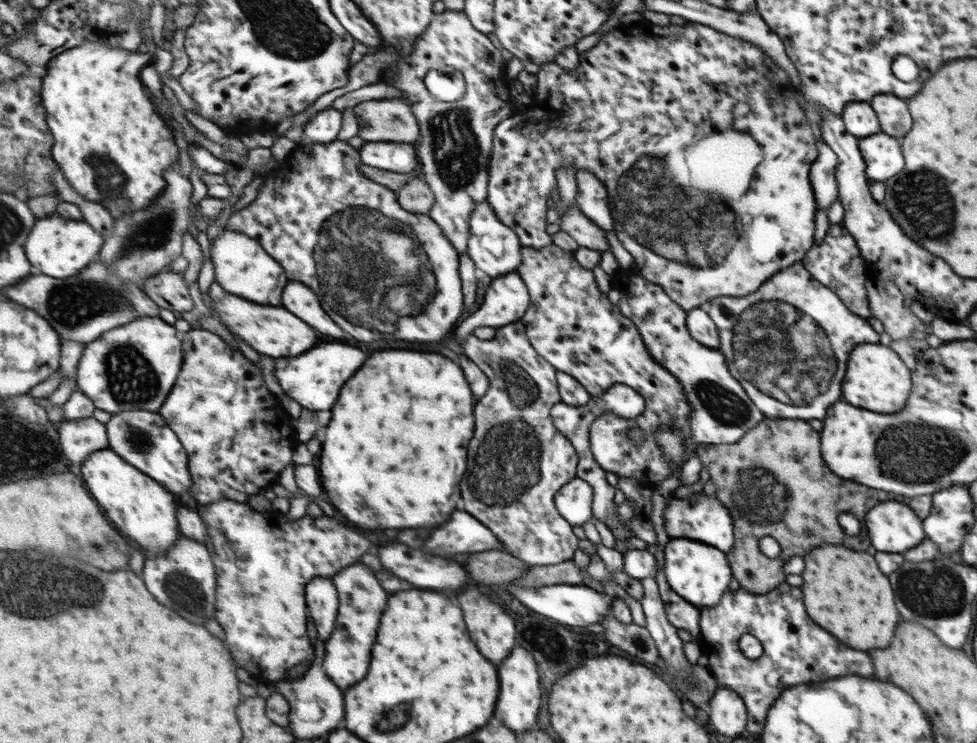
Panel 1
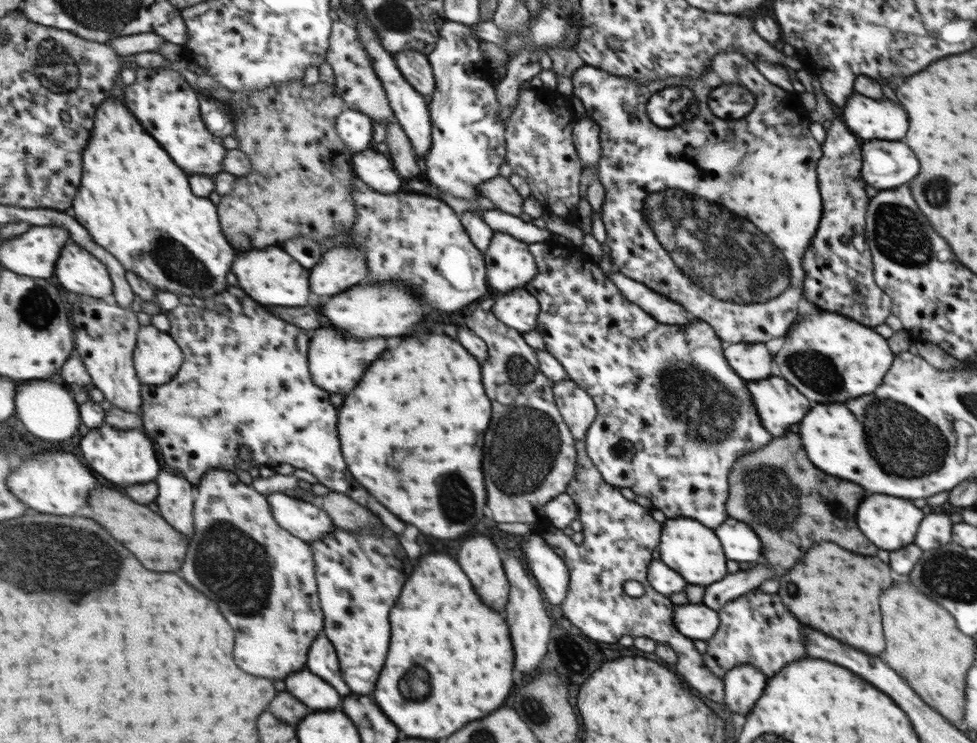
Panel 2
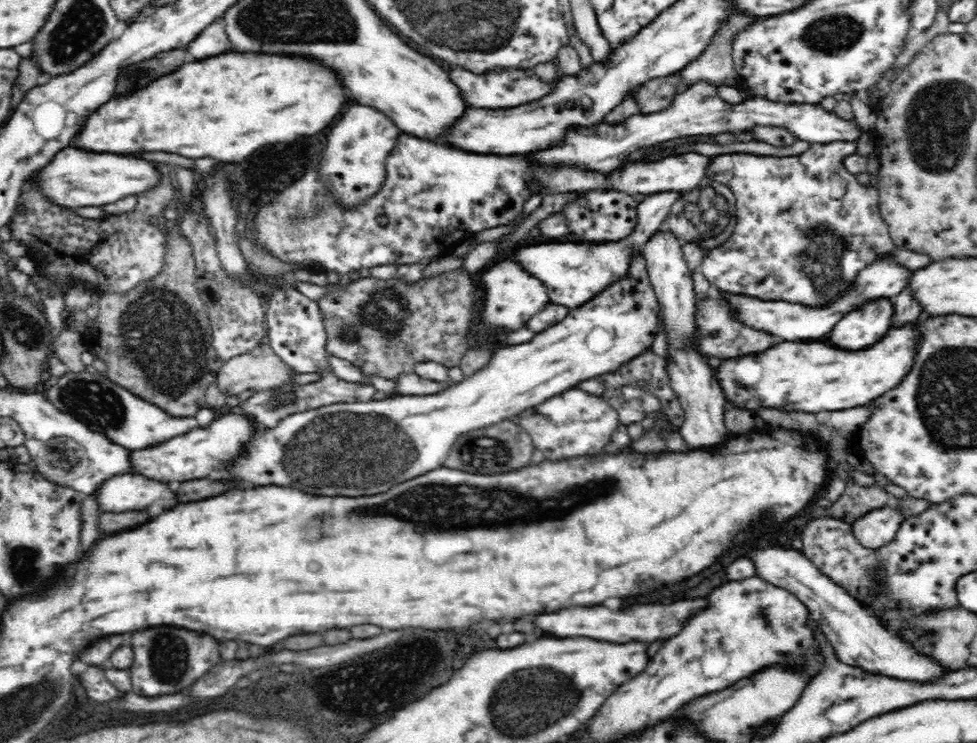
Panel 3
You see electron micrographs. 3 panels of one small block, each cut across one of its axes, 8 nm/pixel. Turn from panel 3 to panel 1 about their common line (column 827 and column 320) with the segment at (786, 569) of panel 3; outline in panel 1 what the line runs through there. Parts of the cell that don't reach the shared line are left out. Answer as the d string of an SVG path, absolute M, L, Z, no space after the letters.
M315 576L307 586L305 594L307 594L311 616L319 630L319 636L323 642L327 642L331 638L331 632L335 632L337 628L337 616L341 608L339 588L333 578Z

